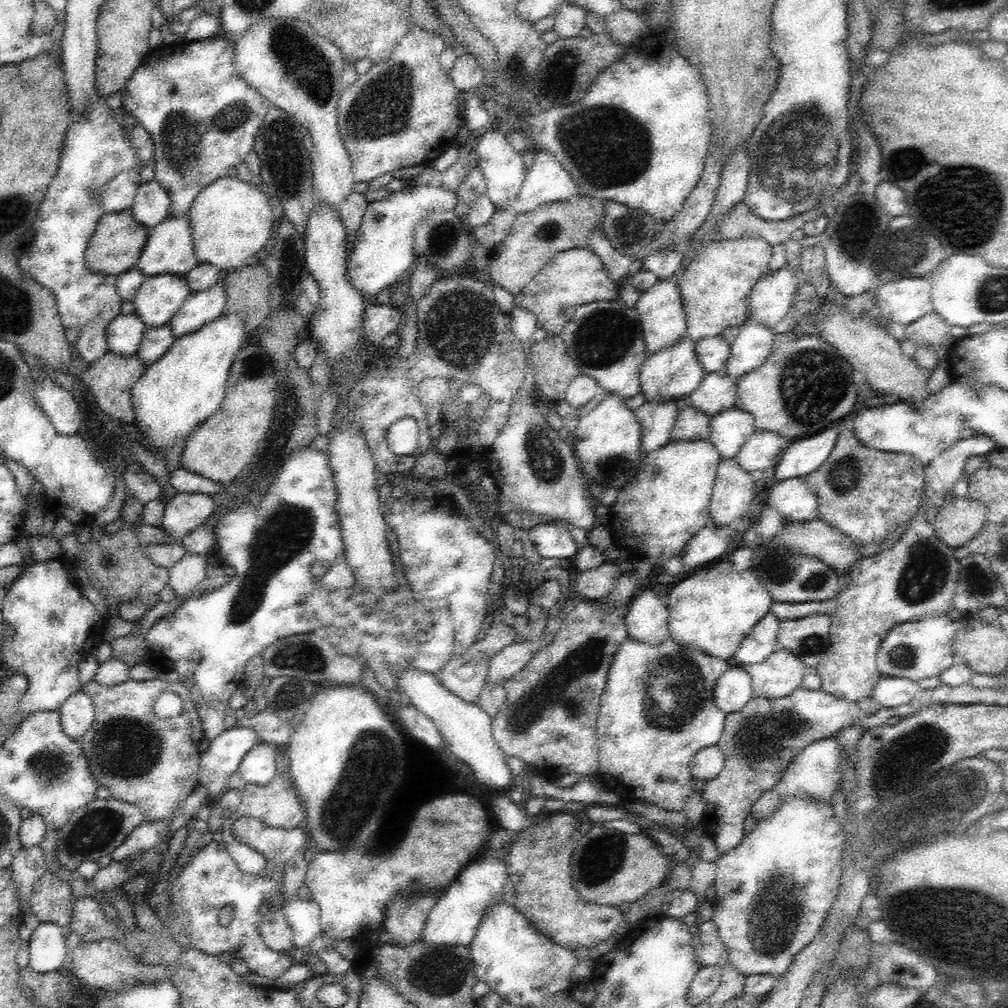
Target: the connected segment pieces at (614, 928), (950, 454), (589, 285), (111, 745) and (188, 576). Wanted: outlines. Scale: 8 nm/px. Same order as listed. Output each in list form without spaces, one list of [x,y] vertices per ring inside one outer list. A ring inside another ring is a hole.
[[[568,812],[543,813],[532,828],[521,830],[512,837],[510,852],[504,858],[508,879],[504,900],[522,913],[536,931],[552,942],[575,949],[594,947],[615,935],[624,921],[618,907],[594,907],[577,894],[573,886],[571,861],[574,844],[570,842],[576,818]]]
[[[988,436],[959,439],[950,448],[940,452],[924,466],[926,475],[923,498],[932,494],[950,493],[956,480],[964,476],[963,467],[969,456],[984,456],[987,452],[1000,449],[998,442]]]
[[[578,247],[559,252],[556,256],[553,256],[552,260],[546,266],[543,266],[540,272],[518,294],[514,295],[514,306],[524,307],[526,310],[534,313],[537,316],[538,328],[544,329],[547,336],[551,337],[552,335],[561,334],[568,321],[572,318],[576,306],[580,306],[582,303],[611,301],[619,296],[618,292],[618,284],[610,280],[600,257],[588,247]]]
[[[164,677],[138,681],[125,680],[116,686],[102,686],[91,680],[82,688],[88,692],[94,703],[94,722],[79,740],[88,757],[88,767],[94,780],[108,788],[116,800],[129,802],[140,807],[145,820],[150,822],[170,818],[178,805],[199,785],[199,758],[201,751],[198,744],[205,738],[202,717],[198,714],[197,703],[190,700],[190,692],[180,682],[170,682]],[[161,692],[175,692],[183,698],[184,708],[172,718],[160,718],[154,713],[154,700]]]
[[[188,552],[169,568],[168,586],[176,596],[184,596],[194,590],[208,575],[206,559],[212,554]]]

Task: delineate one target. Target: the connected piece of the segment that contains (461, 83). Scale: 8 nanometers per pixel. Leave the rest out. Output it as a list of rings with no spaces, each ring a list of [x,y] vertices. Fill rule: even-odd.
[[[468,52],[457,56],[449,75],[455,87],[466,93],[474,93],[476,89],[482,89],[481,83],[485,77],[483,68],[478,64],[476,57]]]

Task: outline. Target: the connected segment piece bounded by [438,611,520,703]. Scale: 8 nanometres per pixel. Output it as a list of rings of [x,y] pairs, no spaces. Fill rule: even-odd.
[[[495,611],[491,627],[487,630],[485,637],[469,645],[464,653],[454,654],[442,667],[442,670],[438,673],[440,683],[462,700],[475,703],[486,685],[491,658],[499,654],[505,646],[512,644],[519,638],[520,636],[516,631],[502,620],[502,613]]]

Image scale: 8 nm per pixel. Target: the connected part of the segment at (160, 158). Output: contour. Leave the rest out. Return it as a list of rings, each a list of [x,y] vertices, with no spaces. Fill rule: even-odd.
[[[223,34],[205,40],[163,42],[158,47],[150,48],[120,94],[127,114],[136,116],[140,126],[149,132],[153,140],[154,179],[170,195],[170,217],[186,215],[204,187],[226,177],[230,168],[244,162],[253,148],[269,106],[268,100],[237,72],[234,39]]]

